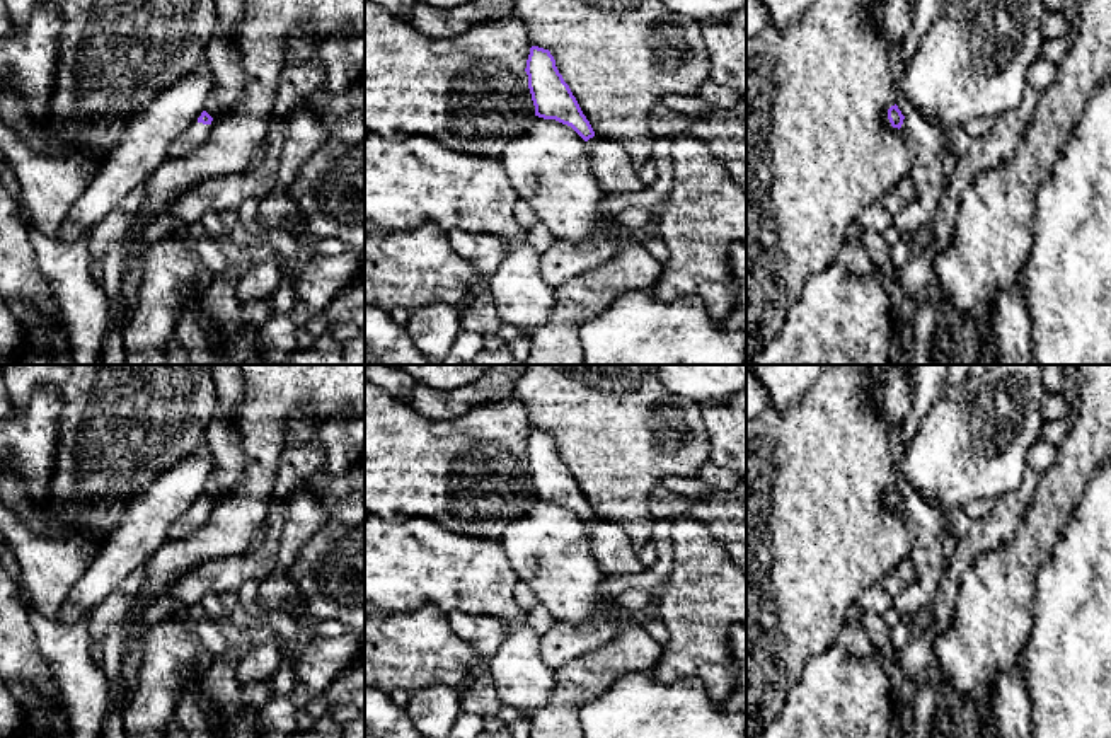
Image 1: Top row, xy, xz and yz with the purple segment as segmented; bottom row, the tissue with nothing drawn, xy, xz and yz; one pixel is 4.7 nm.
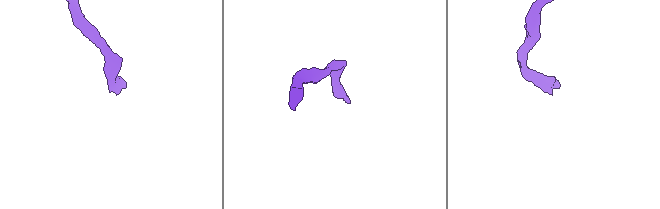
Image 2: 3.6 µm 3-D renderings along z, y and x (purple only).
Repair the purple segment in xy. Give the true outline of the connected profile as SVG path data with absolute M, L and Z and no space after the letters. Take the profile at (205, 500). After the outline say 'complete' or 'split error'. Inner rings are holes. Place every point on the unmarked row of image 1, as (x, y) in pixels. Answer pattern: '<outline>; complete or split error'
M203 493L198 499L198 504L193 510L187 510L172 523L167 537L172 540L184 539L198 530L201 525L204 525L211 511L211 503L213 499L206 493Z; split error

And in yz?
M896 486L888 491L888 501L915 530L915 545L910 554L915 564L915 581L893 600L893 607L903 620L912 622L912 617L918 610L932 607L939 595L944 574L942 540L946 525L937 508L918 496L905 499Z; split error

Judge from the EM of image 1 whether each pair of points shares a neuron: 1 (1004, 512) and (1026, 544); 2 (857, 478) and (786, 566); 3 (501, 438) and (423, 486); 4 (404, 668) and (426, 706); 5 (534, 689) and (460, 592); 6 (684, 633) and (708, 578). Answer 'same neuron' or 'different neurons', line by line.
1: different neurons
2: same neuron
3: same neuron
4: different neurons
5: same neuron
6: same neuron

